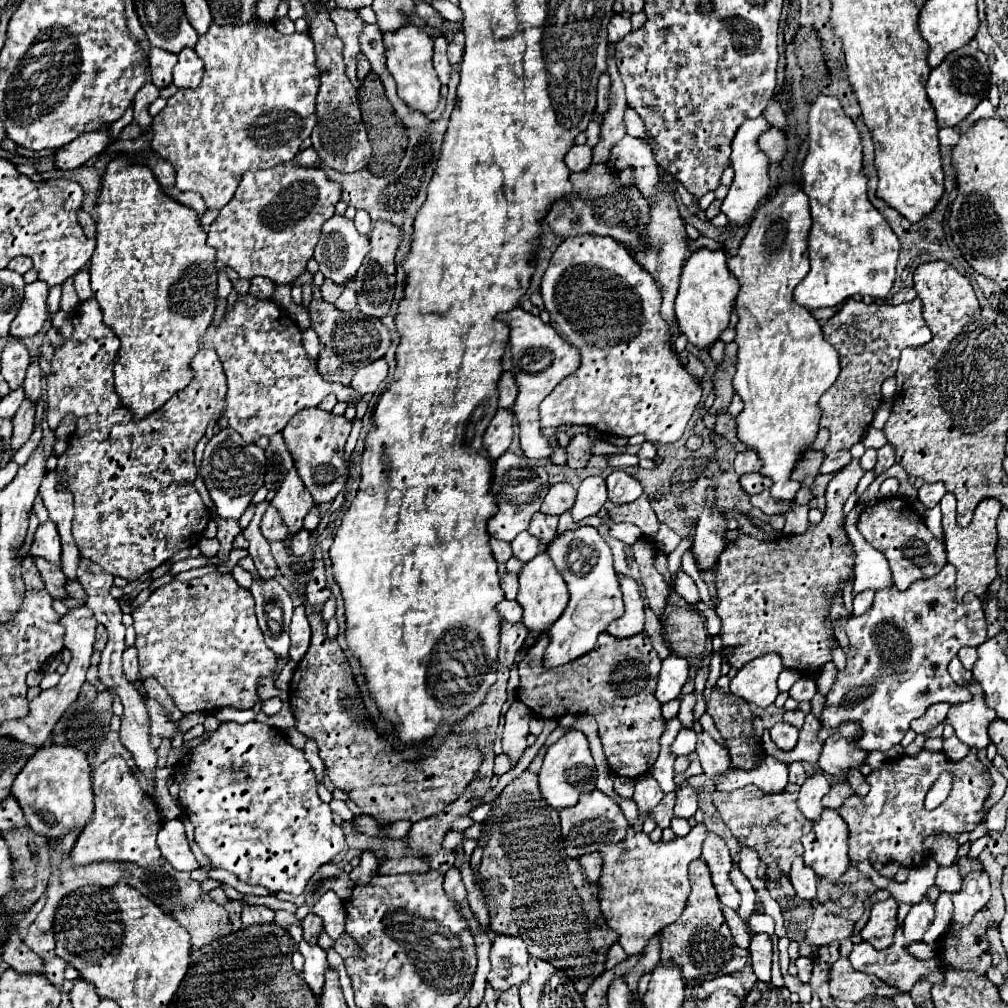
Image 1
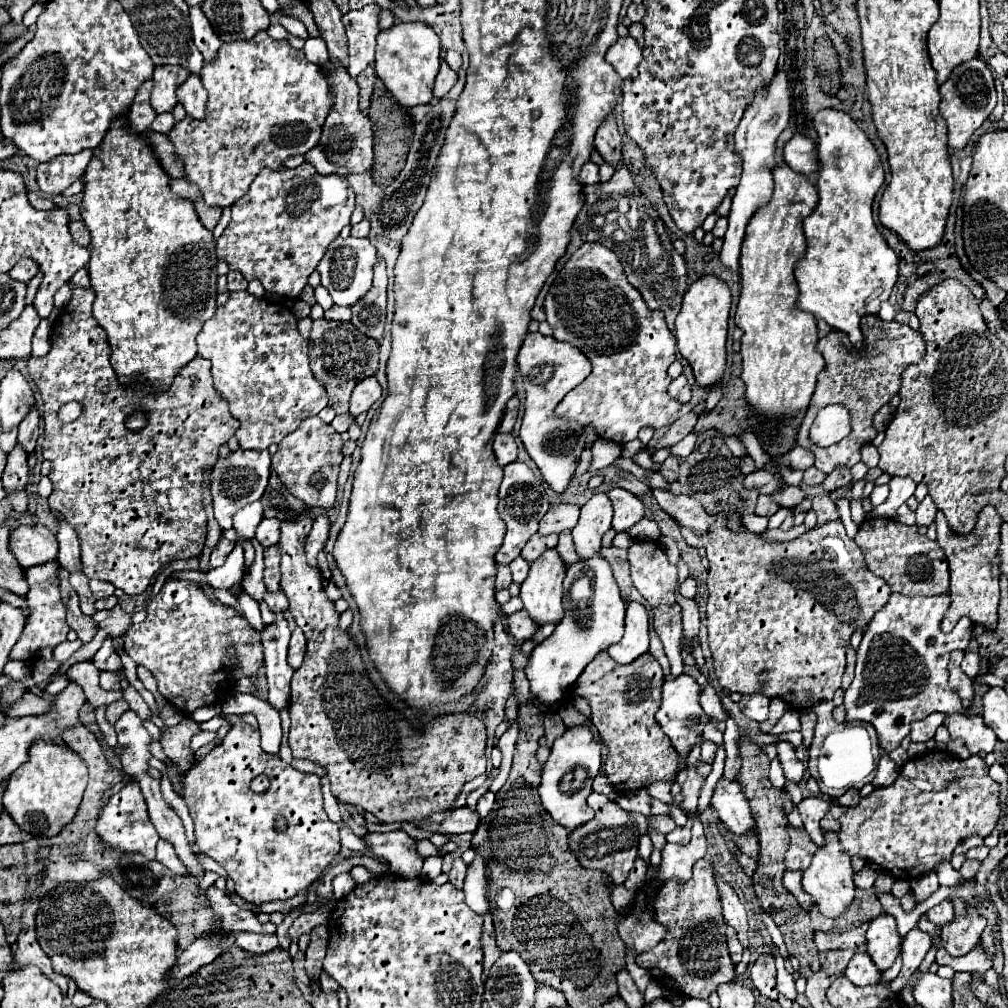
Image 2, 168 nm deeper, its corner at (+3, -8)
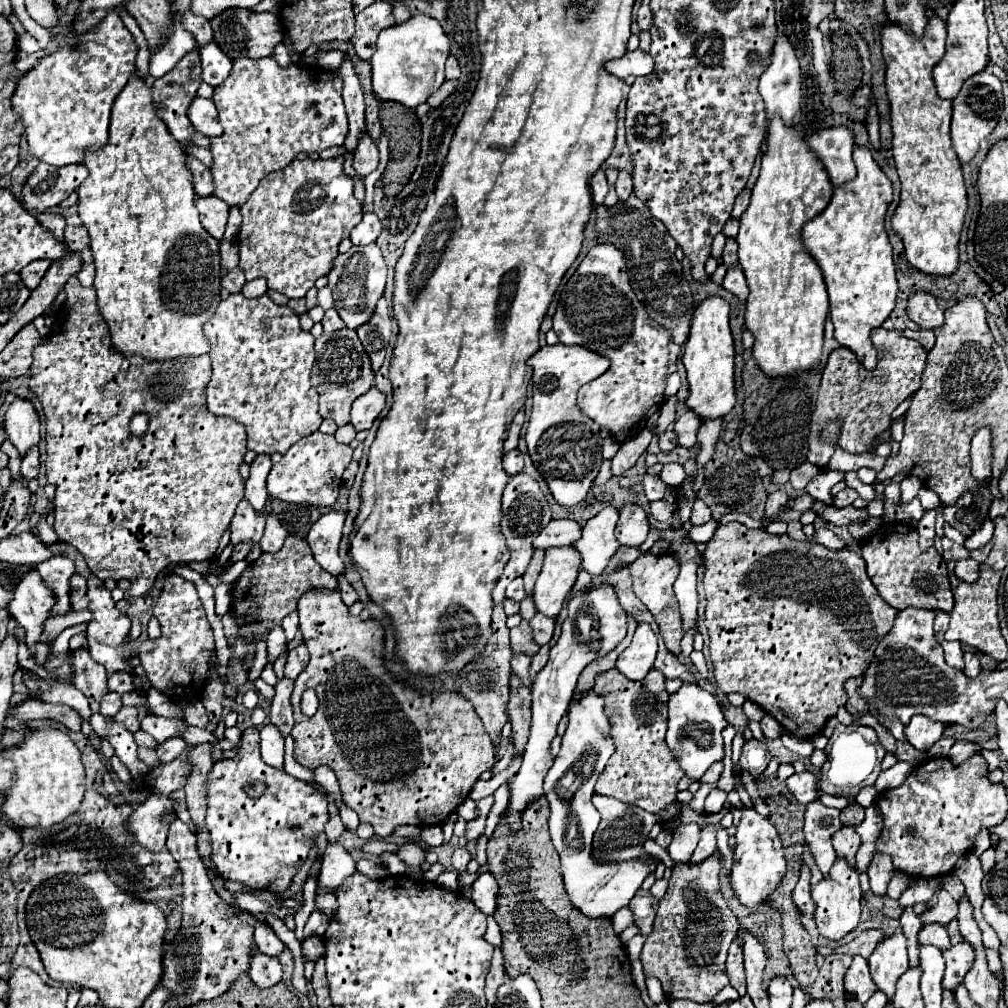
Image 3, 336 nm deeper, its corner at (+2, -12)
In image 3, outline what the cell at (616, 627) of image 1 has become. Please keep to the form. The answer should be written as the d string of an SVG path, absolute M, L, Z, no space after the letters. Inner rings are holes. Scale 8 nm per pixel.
M640 623L630 647L618 657L616 669L622 675L626 675L628 679L640 681L652 669L654 659L656 659L656 651L658 651L658 643L656 643L654 631L650 629L648 623Z

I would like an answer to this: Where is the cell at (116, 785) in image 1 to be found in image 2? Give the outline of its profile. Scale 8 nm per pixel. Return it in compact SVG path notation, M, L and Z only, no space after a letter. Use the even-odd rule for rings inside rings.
M129 781L117 795L109 797L109 801L103 805L97 817L95 831L99 835L99 841L107 847L113 847L125 853L141 853L147 859L155 859L155 845L159 841L159 835L149 819L145 799L135 781Z

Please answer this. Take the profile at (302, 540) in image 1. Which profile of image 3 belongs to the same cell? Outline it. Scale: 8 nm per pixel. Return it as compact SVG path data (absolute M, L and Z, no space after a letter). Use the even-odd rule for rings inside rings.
M332 509L312 525L306 537L316 563L334 577L346 573L346 565L338 555L344 521L346 521L346 511Z

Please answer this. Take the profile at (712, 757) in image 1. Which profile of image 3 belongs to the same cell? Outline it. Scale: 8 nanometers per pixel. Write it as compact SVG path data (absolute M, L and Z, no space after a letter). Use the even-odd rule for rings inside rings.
M742 809L742 821L736 831L736 841L738 845L734 849L734 867L732 867L730 883L738 901L746 909L756 913L760 911L762 903L770 901L770 895L786 875L784 849L774 825L766 817L758 815L754 809Z

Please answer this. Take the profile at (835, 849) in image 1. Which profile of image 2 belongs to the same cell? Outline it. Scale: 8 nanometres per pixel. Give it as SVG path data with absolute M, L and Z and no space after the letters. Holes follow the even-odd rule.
M825 831L825 845L819 847L813 855L811 865L803 871L803 889L813 897L813 903L819 907L819 911L825 917L837 917L841 915L855 897L855 885L853 885L853 869L849 863L849 855L841 851L837 833Z

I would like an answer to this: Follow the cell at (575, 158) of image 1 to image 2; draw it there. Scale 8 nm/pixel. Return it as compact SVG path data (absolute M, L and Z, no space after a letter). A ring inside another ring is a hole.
M587 161L587 163L581 167L579 181L581 181L581 183L597 183L597 181L599 181L597 171L599 171L599 167L597 167L593 161Z

